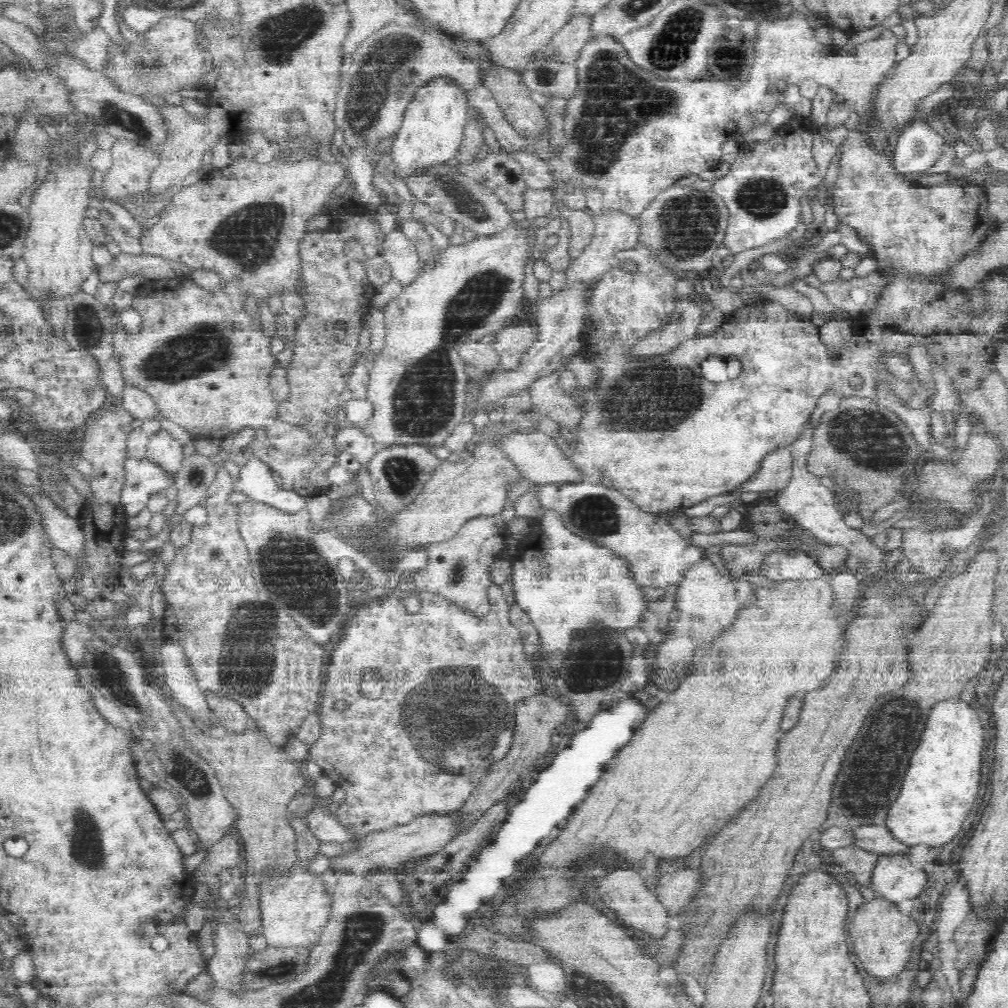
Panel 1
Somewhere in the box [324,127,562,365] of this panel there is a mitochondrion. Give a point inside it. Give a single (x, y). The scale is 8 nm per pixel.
(465, 204)

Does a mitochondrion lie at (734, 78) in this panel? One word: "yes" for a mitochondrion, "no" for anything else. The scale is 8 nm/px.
no

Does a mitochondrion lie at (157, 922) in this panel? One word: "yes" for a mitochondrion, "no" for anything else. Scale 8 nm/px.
no

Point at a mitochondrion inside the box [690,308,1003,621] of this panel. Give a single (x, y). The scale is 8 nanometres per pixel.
(866, 438)

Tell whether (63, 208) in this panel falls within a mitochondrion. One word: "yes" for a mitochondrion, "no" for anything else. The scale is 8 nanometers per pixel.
no

